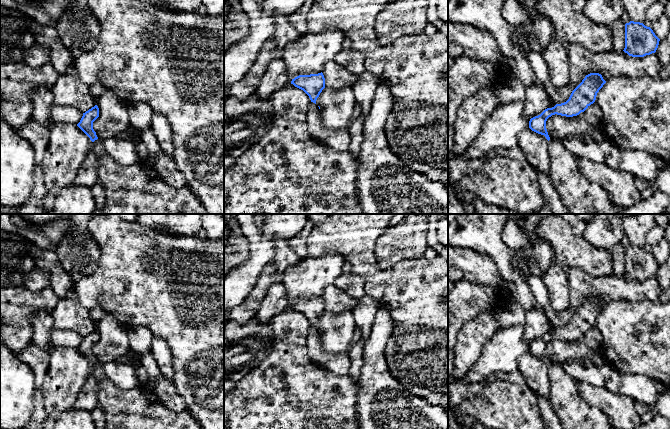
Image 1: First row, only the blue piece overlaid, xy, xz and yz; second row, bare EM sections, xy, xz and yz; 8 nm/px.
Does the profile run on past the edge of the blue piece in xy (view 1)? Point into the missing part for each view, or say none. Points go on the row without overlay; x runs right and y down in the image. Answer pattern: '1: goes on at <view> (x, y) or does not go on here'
1: does not go on here

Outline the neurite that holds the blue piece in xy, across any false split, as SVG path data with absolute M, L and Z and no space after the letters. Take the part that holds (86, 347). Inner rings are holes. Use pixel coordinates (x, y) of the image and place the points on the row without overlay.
M97 329L83 337L83 340L77 350L90 362L92 366L98 363L93 353L93 346L99 341L99 332Z

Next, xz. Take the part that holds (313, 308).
M323 297L299 299L292 303L291 308L303 314L310 322L311 326L316 328L322 314L325 312L325 302Z

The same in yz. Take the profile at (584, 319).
M590 297L585 300L582 306L572 315L569 323L561 328L556 328L552 332L545 333L540 339L529 345L529 352L549 365L550 361L546 353L546 345L552 339L573 341L584 336L596 324L597 317L606 305L599 297Z

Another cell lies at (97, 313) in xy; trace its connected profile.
M97 305L89 311L89 314L92 321L95 323L95 325L97 325L102 320L104 311L100 307L100 305Z

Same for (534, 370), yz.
M527 351L518 359L518 370L526 384L549 401L550 381L546 361Z

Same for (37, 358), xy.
M29 343L23 350L15 352L16 356L28 364L35 375L34 412L24 429L44 429L48 418L44 409L42 383L49 367L51 349L44 349Z

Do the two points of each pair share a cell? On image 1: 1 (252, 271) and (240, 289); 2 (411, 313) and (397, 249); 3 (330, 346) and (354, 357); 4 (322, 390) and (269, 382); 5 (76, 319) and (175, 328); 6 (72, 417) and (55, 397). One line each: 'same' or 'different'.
1: same
2: different
3: different
4: same
5: different
6: different

